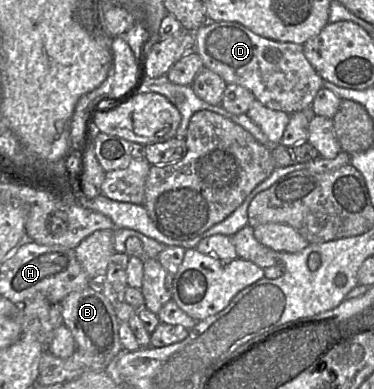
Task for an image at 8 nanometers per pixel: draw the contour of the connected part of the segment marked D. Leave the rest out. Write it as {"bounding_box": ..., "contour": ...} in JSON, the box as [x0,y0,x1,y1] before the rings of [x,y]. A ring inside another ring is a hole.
{"bounding_box":[194,22,323,113],"contour":[[[207,22],[194,32],[195,48],[205,68],[218,74],[226,84],[237,84],[253,93],[264,106],[286,113],[309,111],[316,93],[322,88],[323,78],[306,59],[303,45],[280,42],[253,33],[238,22]]]}

